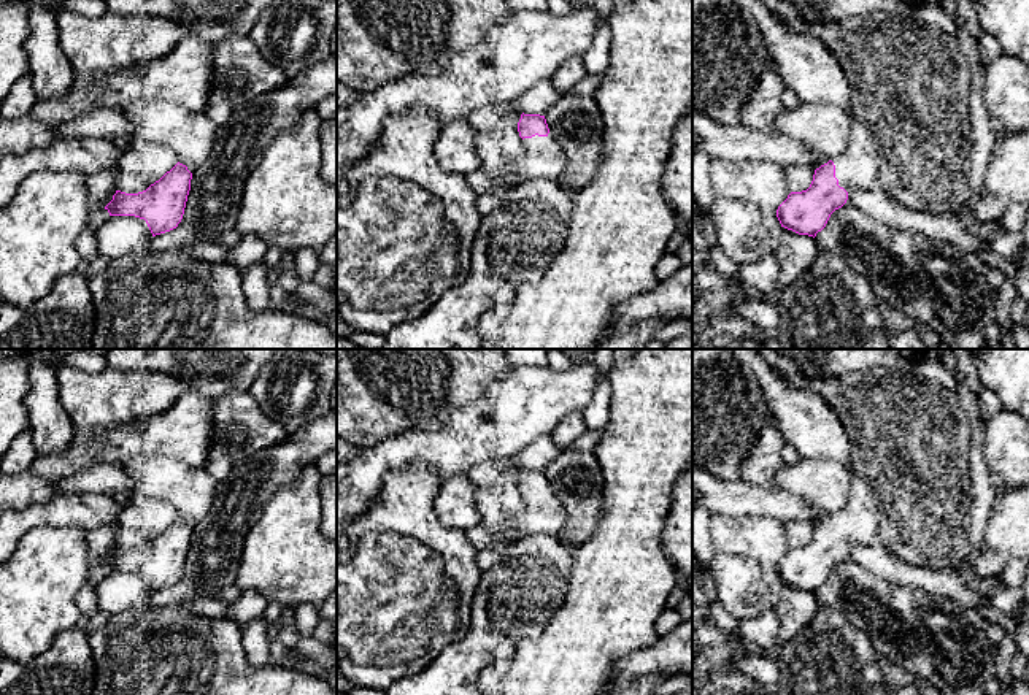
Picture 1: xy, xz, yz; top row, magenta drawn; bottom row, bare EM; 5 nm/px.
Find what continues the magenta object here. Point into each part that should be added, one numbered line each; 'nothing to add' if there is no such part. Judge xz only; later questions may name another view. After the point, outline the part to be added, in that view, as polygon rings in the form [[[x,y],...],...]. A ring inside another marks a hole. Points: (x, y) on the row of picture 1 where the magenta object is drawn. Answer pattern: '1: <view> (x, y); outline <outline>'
1: xz (543, 159); outline [[[549,132],[546,136],[524,138],[524,156],[514,163],[514,171],[522,181],[529,179],[553,179],[557,181],[564,176],[567,159]]]

